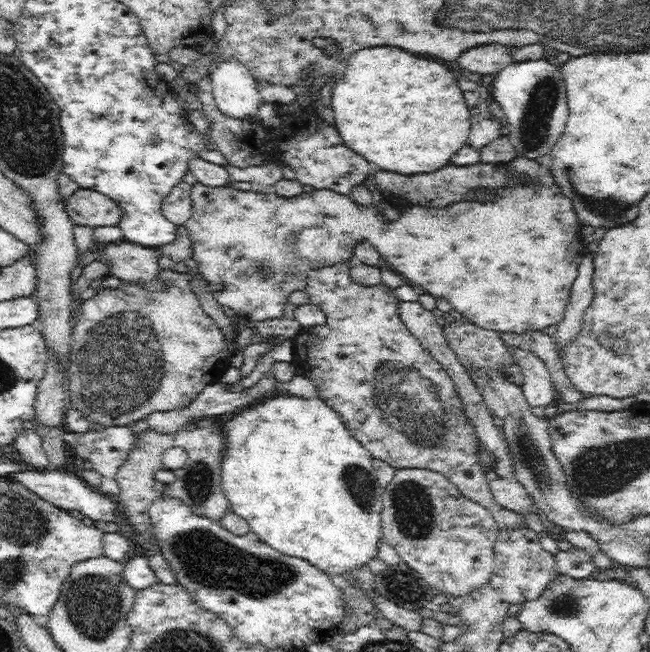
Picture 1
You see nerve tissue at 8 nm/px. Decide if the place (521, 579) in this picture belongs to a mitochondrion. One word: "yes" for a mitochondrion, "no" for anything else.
no

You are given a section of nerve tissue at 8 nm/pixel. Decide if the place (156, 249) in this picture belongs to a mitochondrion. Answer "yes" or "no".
no

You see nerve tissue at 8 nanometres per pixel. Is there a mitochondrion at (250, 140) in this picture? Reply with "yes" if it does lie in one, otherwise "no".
no

